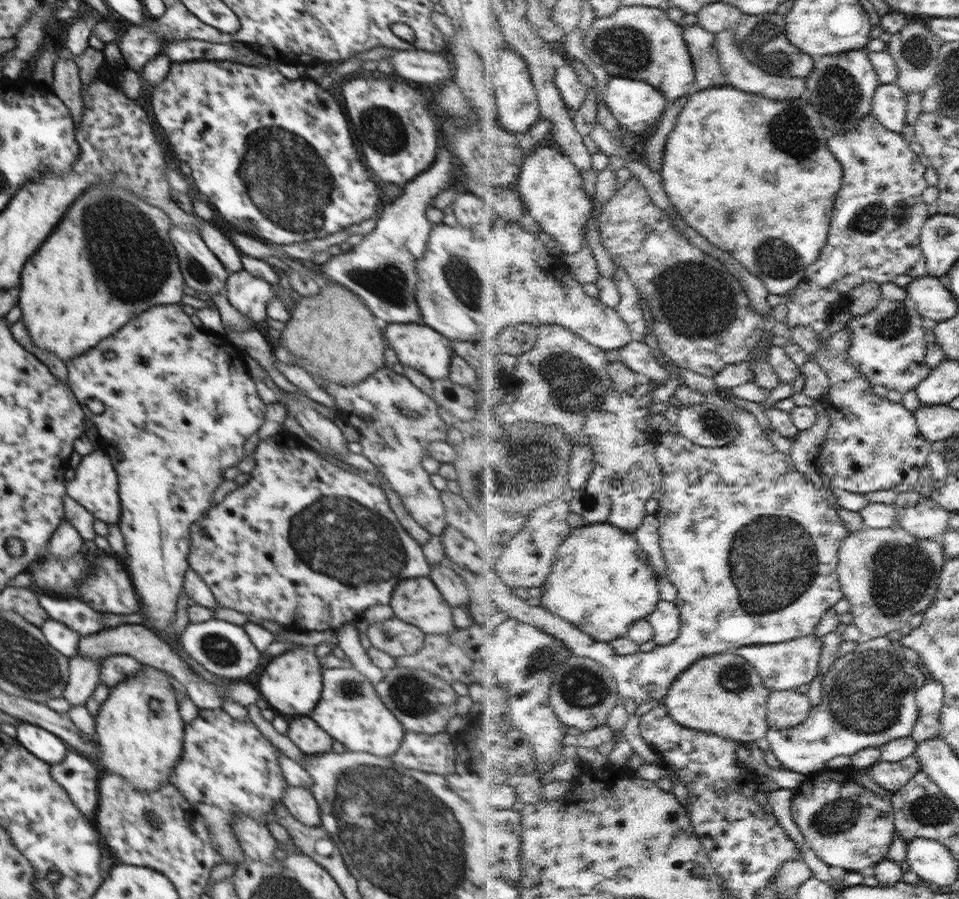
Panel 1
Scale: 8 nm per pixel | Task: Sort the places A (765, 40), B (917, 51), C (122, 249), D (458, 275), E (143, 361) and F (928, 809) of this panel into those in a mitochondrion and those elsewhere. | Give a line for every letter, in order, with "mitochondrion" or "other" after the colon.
A: mitochondrion
B: mitochondrion
C: mitochondrion
D: mitochondrion
E: other
F: mitochondrion

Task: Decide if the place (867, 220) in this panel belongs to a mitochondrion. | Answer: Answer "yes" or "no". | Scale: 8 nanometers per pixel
yes

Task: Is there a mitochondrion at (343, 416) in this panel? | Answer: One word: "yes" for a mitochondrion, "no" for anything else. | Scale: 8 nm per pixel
no

